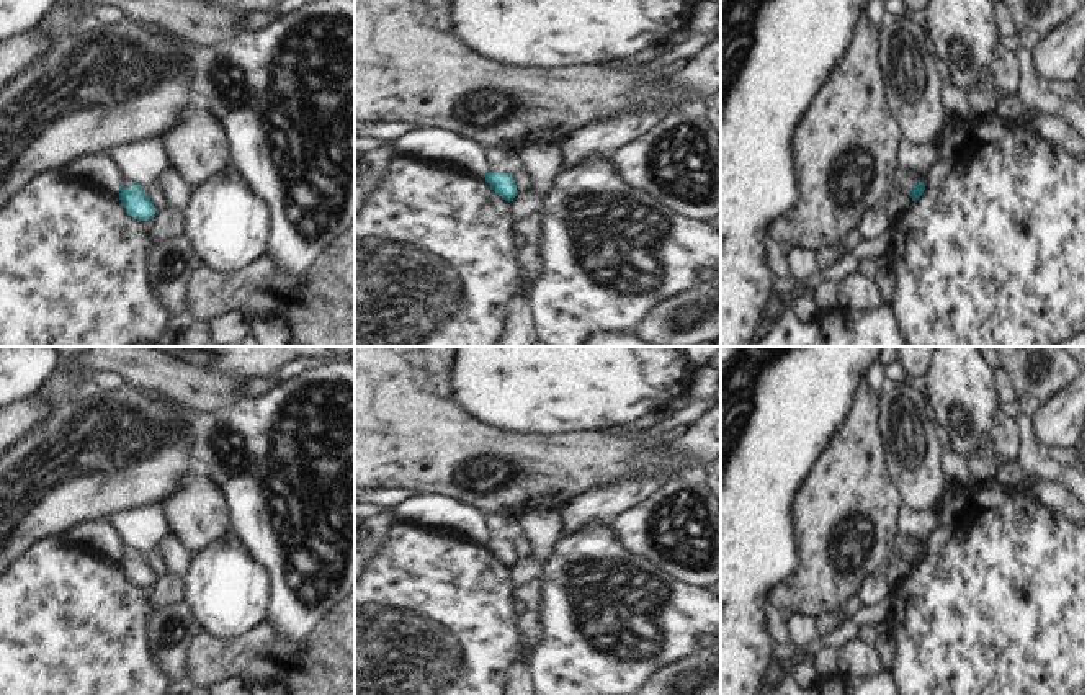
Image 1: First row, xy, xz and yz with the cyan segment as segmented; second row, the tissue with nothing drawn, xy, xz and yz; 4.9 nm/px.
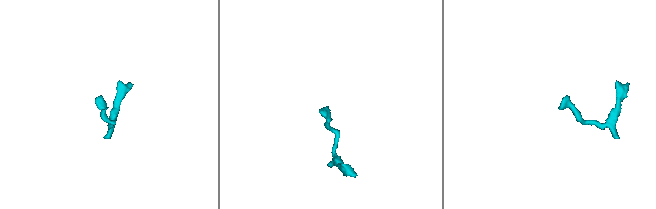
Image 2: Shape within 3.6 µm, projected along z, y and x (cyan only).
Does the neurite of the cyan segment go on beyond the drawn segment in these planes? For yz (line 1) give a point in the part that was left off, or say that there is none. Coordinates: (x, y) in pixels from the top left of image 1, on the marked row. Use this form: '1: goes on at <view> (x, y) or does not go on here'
1: does not go on here

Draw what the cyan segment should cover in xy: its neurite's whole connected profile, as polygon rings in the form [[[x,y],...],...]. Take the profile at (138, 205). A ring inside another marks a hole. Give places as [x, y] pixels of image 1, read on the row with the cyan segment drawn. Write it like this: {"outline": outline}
{"outline": [[[136,183],[132,188],[121,188],[119,200],[131,217],[141,221],[150,221],[157,211],[150,198],[142,191],[142,186]]]}

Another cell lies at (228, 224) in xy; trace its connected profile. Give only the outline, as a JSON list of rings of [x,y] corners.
[[[229,164],[193,185],[185,208],[185,234],[204,267],[232,273],[260,257],[270,237],[266,203]]]

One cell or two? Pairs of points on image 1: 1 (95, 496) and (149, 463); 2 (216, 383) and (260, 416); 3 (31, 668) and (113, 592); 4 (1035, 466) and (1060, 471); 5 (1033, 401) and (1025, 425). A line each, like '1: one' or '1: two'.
1: one
2: two
3: one
4: one
5: two

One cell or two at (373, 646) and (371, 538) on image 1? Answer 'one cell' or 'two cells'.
two cells

